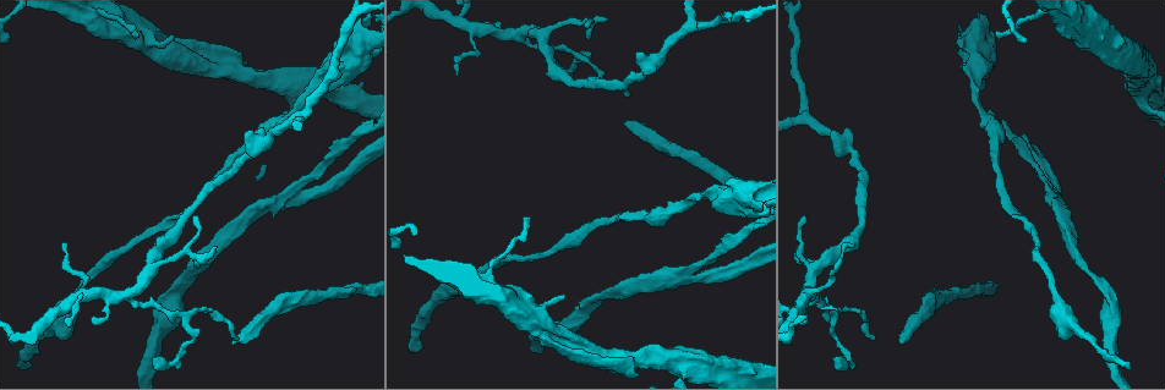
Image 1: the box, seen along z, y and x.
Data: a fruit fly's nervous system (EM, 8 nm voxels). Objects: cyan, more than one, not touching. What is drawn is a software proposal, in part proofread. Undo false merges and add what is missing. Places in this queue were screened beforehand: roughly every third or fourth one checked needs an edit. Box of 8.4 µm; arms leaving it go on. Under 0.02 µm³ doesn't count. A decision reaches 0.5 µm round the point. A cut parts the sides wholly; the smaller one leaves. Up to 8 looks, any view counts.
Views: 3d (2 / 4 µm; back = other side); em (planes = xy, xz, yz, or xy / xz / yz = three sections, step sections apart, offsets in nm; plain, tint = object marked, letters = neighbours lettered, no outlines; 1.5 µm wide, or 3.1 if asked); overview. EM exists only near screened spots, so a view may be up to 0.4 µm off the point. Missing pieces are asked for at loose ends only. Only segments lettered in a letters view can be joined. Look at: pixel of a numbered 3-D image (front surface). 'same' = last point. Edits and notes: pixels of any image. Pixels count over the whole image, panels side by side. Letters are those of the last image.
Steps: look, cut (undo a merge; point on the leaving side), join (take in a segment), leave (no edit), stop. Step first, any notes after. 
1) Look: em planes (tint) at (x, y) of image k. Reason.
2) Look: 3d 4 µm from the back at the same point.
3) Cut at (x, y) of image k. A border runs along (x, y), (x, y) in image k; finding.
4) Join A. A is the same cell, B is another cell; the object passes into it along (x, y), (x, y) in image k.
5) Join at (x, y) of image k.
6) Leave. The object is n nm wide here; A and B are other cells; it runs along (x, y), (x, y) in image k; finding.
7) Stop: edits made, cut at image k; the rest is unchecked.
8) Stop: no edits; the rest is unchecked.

Look: em xz step 8 (tint) at (627, 121) of image 1. Free end.

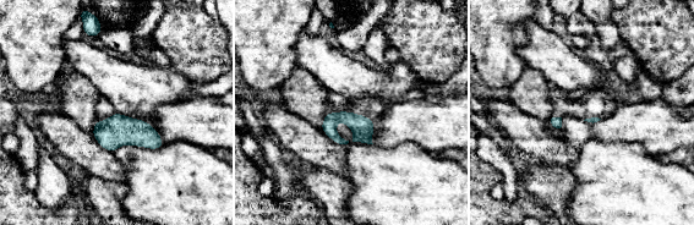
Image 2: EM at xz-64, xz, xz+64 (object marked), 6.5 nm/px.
Look: em xz step 8 (letters) at the same point.

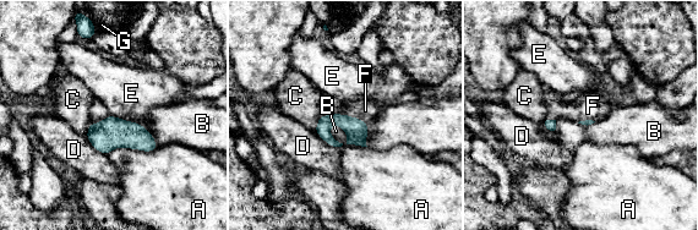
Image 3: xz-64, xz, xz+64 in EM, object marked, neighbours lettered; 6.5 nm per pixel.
Join F. F is the same cell, A, B, C, D, E and G are other cells; the object passes into it along (356, 130), (352, 116), (365, 110) in image 3; the neuron continues.

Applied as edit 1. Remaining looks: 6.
Look: overview.

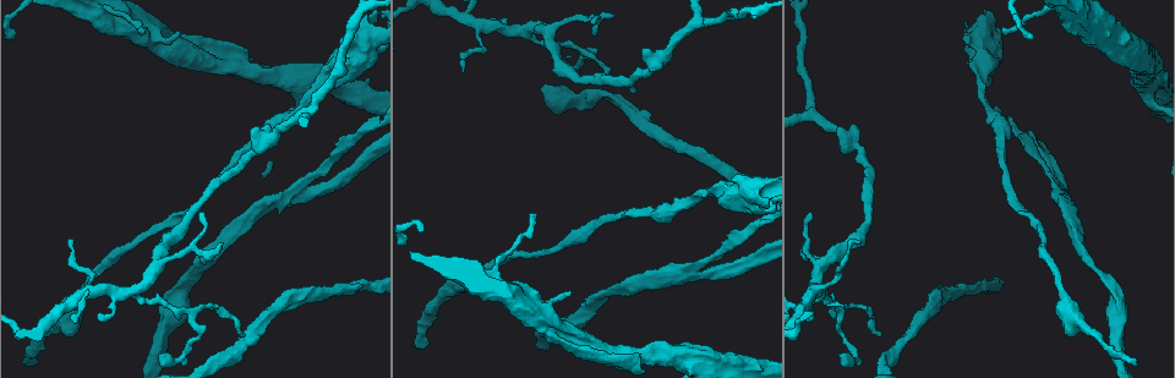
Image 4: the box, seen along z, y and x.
Look: em planes (plain) at (70, 244) of image 4. Branch stops here.

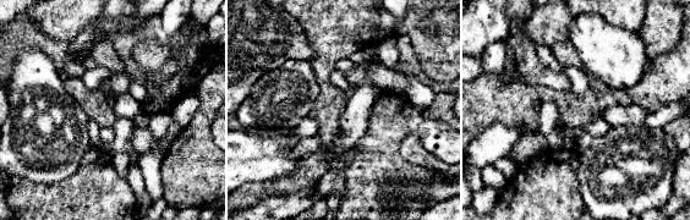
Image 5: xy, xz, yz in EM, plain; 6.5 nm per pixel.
Look: em planes (letters) at the same point. See the neighbours.

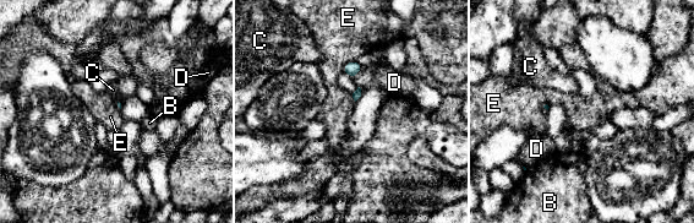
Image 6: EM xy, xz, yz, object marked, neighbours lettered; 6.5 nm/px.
Leave. B, C, D and E are other cells; a border runs along (364, 68), (353, 79) in image 6; no lettered segment goes on from it.

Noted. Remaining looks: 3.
Stop: edits made, join at image 3; the rest is unchecked.

